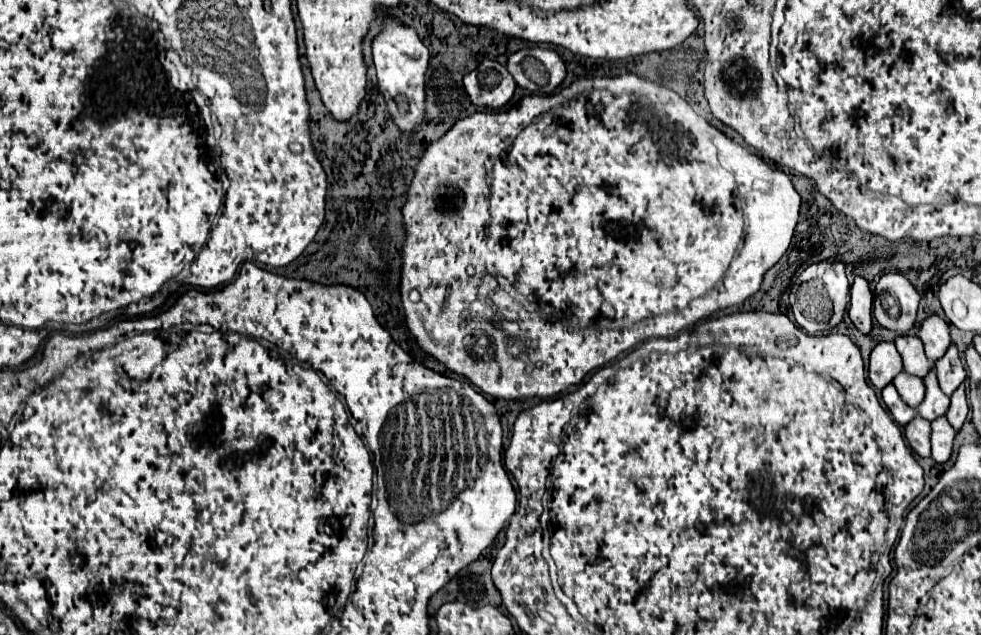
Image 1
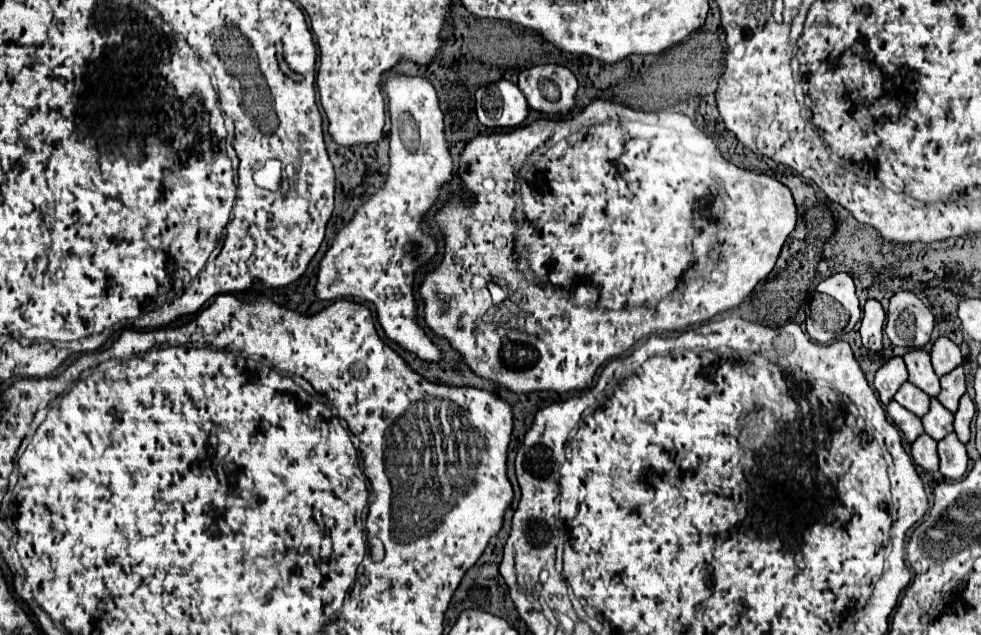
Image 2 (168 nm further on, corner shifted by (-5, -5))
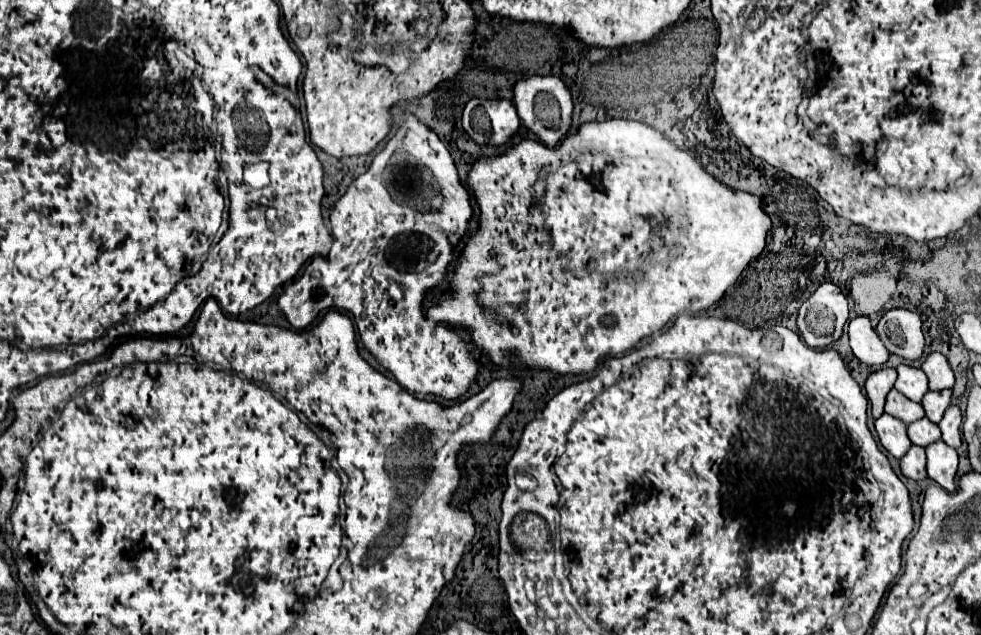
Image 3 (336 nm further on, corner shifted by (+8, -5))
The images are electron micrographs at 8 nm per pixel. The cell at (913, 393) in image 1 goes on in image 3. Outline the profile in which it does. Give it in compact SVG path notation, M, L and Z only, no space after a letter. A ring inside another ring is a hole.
M895 388L887 394L887 402L885 402L885 412L903 420L905 424L911 424L919 418L925 416L925 410L921 404L905 398L901 392L897 392Z

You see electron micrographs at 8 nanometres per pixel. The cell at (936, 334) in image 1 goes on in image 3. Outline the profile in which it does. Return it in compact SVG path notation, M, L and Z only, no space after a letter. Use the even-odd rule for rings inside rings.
M931 352L927 354L925 362L921 364L923 372L929 378L929 390L943 390L943 388L953 388L955 376L953 370L947 362L947 358L941 352Z

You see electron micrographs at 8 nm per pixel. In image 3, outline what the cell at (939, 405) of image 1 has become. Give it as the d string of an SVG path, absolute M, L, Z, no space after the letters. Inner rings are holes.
M927 416L921 418L921 420L917 420L917 422L913 422L913 424L909 424L909 426L907 426L907 432L909 432L911 442L917 444L917 446L923 446L923 448L925 448L927 444L931 444L931 442L941 440L939 426L937 426L935 422L931 422Z

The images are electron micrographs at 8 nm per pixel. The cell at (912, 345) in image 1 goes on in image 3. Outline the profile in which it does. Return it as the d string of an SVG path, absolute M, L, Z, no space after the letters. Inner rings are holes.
M901 364L897 366L897 382L895 388L905 394L909 400L921 402L923 394L927 392L927 376L921 368L917 366L909 366L909 364Z

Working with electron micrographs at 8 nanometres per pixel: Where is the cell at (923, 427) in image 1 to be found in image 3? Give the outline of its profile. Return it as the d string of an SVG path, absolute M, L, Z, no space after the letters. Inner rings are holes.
M911 446L907 454L901 458L901 472L907 478L923 480L927 476L925 472L925 450L919 446Z

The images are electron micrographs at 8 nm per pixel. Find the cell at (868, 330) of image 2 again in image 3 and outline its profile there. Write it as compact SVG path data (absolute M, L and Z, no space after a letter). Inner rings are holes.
M867 316L853 318L847 326L847 334L849 334L851 350L861 362L869 366L881 366L887 362L889 350L883 346L879 336L875 334Z

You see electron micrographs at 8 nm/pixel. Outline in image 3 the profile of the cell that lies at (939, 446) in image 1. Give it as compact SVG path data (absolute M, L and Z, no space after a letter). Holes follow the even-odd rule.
M943 440L933 442L925 448L927 452L927 474L945 490L955 490L955 472L957 472L957 452L949 448Z

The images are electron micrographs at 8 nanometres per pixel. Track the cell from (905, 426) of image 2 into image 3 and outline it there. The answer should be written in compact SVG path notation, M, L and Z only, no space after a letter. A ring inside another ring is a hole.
M883 414L881 418L875 420L875 430L881 446L895 458L901 458L909 450L911 440L907 436L907 424L901 422L899 418L893 418L891 414Z

